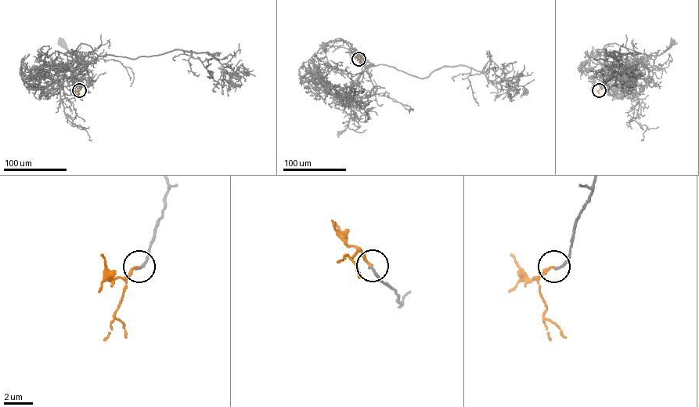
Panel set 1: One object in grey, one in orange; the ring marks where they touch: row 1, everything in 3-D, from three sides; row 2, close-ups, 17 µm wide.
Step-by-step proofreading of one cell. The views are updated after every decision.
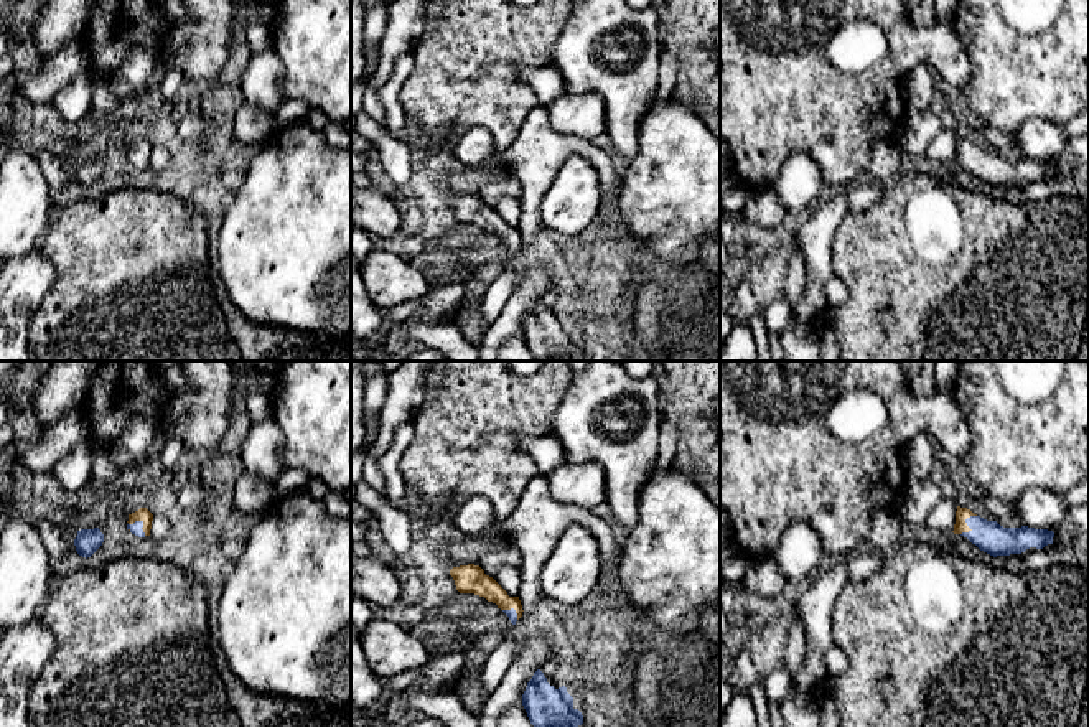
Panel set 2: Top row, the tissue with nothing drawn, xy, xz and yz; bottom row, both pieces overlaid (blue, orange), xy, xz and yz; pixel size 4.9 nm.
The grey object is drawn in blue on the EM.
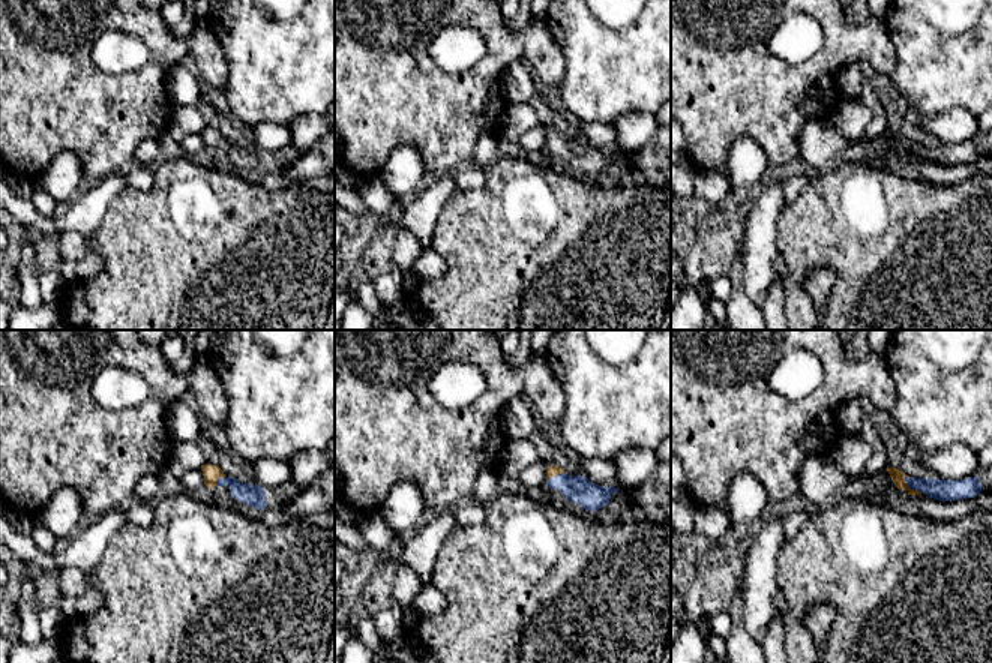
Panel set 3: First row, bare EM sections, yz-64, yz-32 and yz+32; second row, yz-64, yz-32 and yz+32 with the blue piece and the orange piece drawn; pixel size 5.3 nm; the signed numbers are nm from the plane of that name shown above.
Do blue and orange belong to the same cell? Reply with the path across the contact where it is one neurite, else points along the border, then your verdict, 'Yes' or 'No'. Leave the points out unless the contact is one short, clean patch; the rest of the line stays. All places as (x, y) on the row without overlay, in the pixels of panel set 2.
Path across: yz (989, 167), (967, 155), (961, 157). Yes

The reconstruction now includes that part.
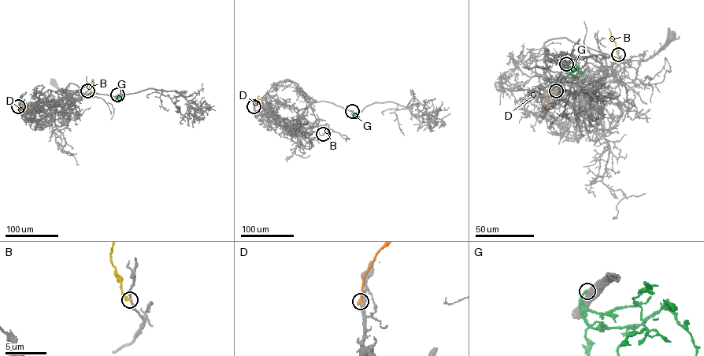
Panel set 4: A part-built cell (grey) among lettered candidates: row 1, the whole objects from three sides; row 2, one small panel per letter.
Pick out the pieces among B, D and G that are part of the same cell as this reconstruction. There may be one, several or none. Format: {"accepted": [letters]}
{"accepted": []}

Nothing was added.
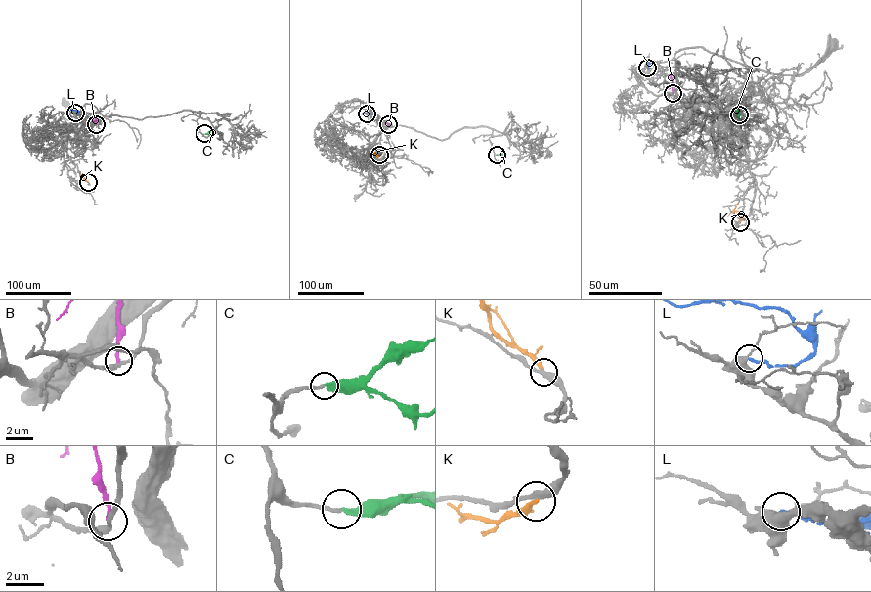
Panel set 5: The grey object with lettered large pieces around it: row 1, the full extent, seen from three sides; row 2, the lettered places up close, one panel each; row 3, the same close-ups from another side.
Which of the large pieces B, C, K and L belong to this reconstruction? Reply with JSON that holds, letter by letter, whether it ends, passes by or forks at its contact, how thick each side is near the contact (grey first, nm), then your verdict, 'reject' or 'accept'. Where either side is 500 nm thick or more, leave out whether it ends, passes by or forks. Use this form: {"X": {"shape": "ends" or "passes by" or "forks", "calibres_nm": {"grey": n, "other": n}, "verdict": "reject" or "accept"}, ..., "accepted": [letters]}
{"B": {"shape": "ends", "calibres_nm": {"grey": 280, "other": 220}, "verdict": "reject"}, "C": {"shape": "ends", "calibres_nm": {"grey": 200, "other": 300}, "verdict": "accept"}, "K": {"shape": "ends", "calibres_nm": {"grey": 360, "other": 240}, "verdict": "reject"}, "L": {"shape": "ends", "calibres_nm": {"grey": 440, "other": 190}, "verdict": "reject"}, "accepted": ["C"]}

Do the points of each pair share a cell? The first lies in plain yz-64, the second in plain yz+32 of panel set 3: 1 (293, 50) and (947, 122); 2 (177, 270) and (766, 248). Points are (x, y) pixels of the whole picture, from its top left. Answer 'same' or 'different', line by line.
1: different
2: different

